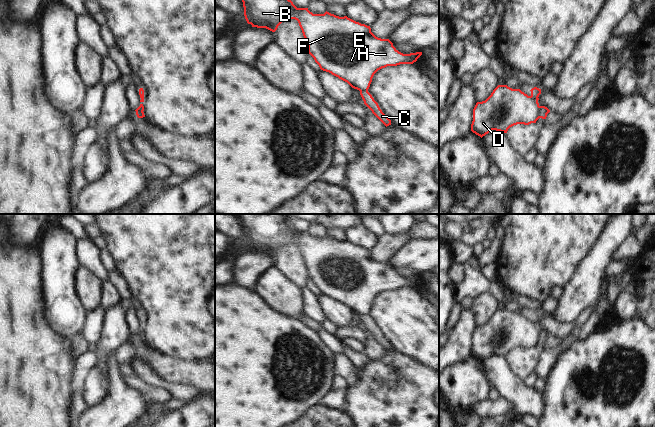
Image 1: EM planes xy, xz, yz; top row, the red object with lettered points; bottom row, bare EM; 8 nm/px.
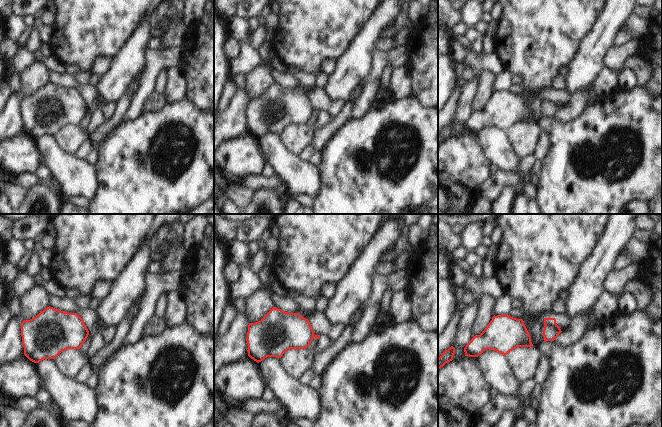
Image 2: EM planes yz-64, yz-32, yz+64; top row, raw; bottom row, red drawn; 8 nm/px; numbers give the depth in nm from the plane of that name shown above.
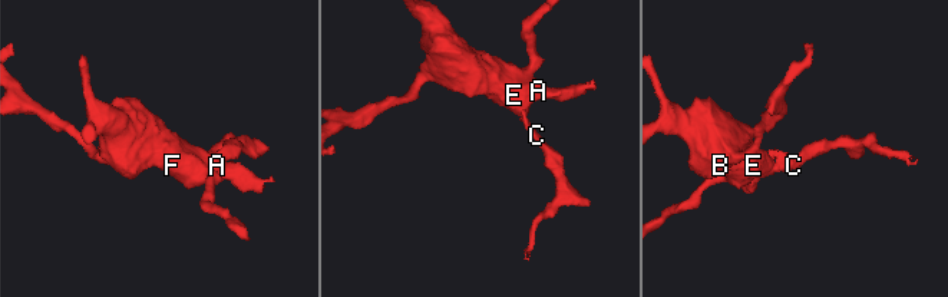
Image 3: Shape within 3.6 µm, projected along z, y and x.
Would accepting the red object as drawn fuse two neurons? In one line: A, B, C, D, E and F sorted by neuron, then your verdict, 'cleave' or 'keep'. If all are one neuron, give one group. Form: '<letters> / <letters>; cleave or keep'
A B D E F / C; cleave

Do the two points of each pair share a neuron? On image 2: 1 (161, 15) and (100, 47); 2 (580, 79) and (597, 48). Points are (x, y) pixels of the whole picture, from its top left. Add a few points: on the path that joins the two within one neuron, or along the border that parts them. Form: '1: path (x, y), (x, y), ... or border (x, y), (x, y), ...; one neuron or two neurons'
1: border (144, 18), (123, 46); two neurons
2: path (583, 71), (590, 56); one neuron

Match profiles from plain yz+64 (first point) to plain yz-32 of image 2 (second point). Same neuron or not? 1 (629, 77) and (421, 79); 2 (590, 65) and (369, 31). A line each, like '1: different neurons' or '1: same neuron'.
1: different neurons
2: same neuron

